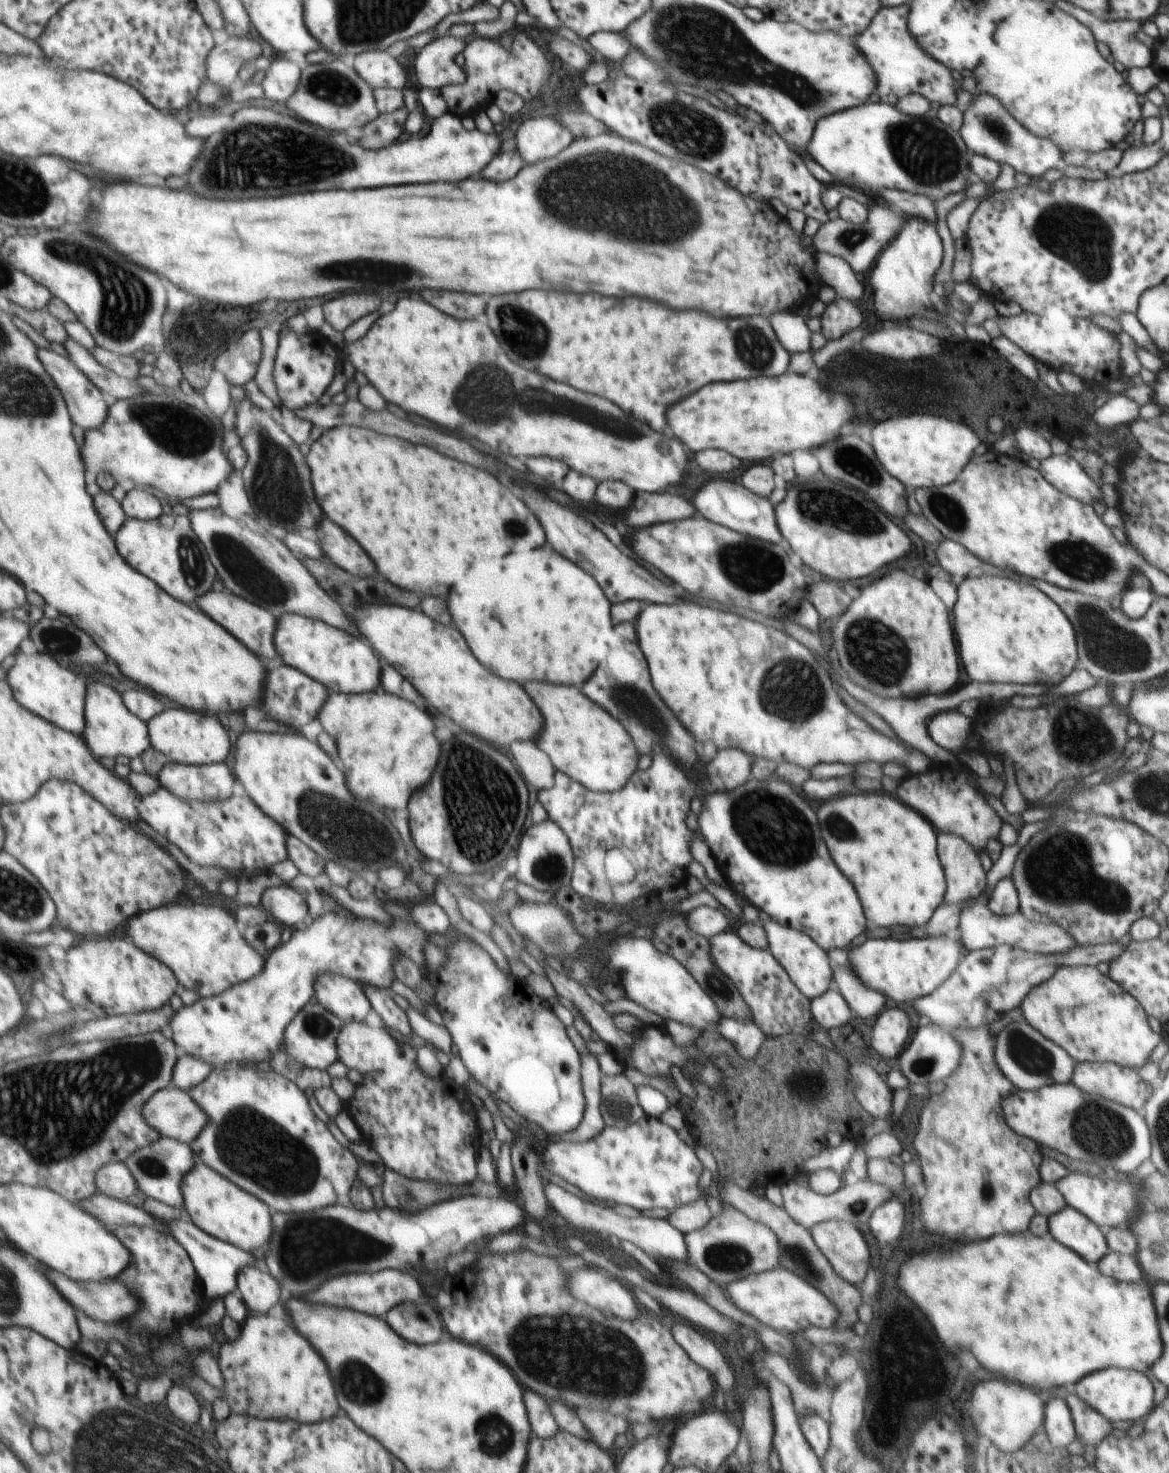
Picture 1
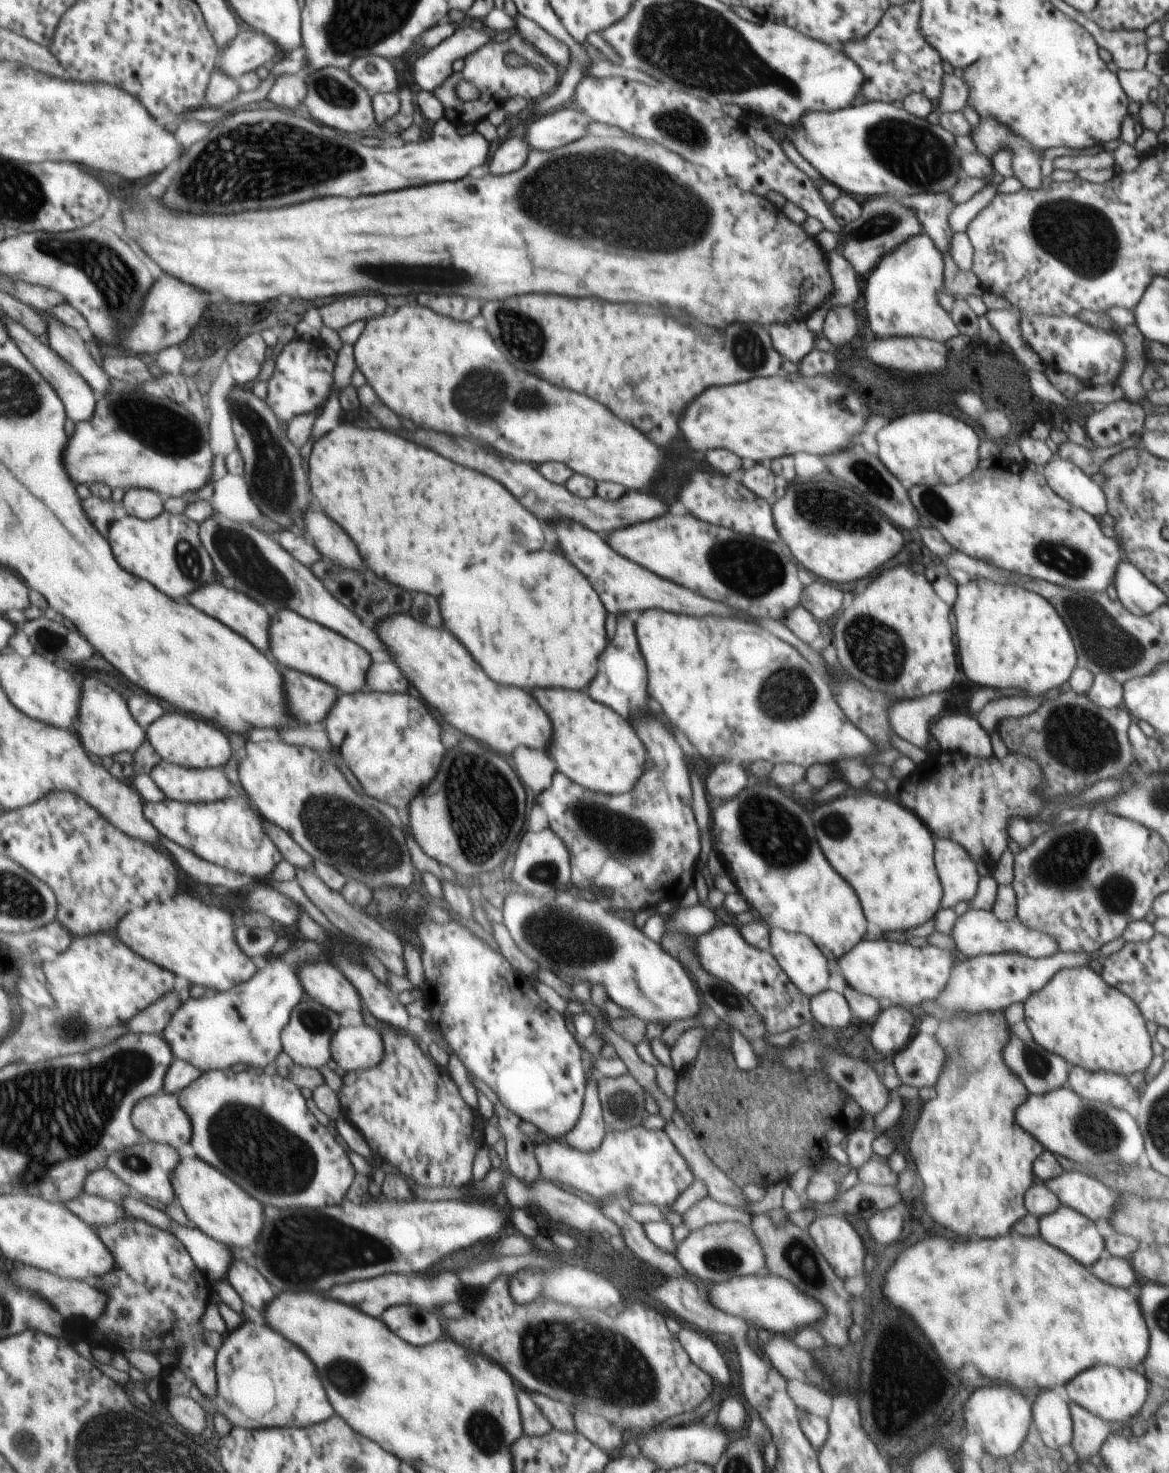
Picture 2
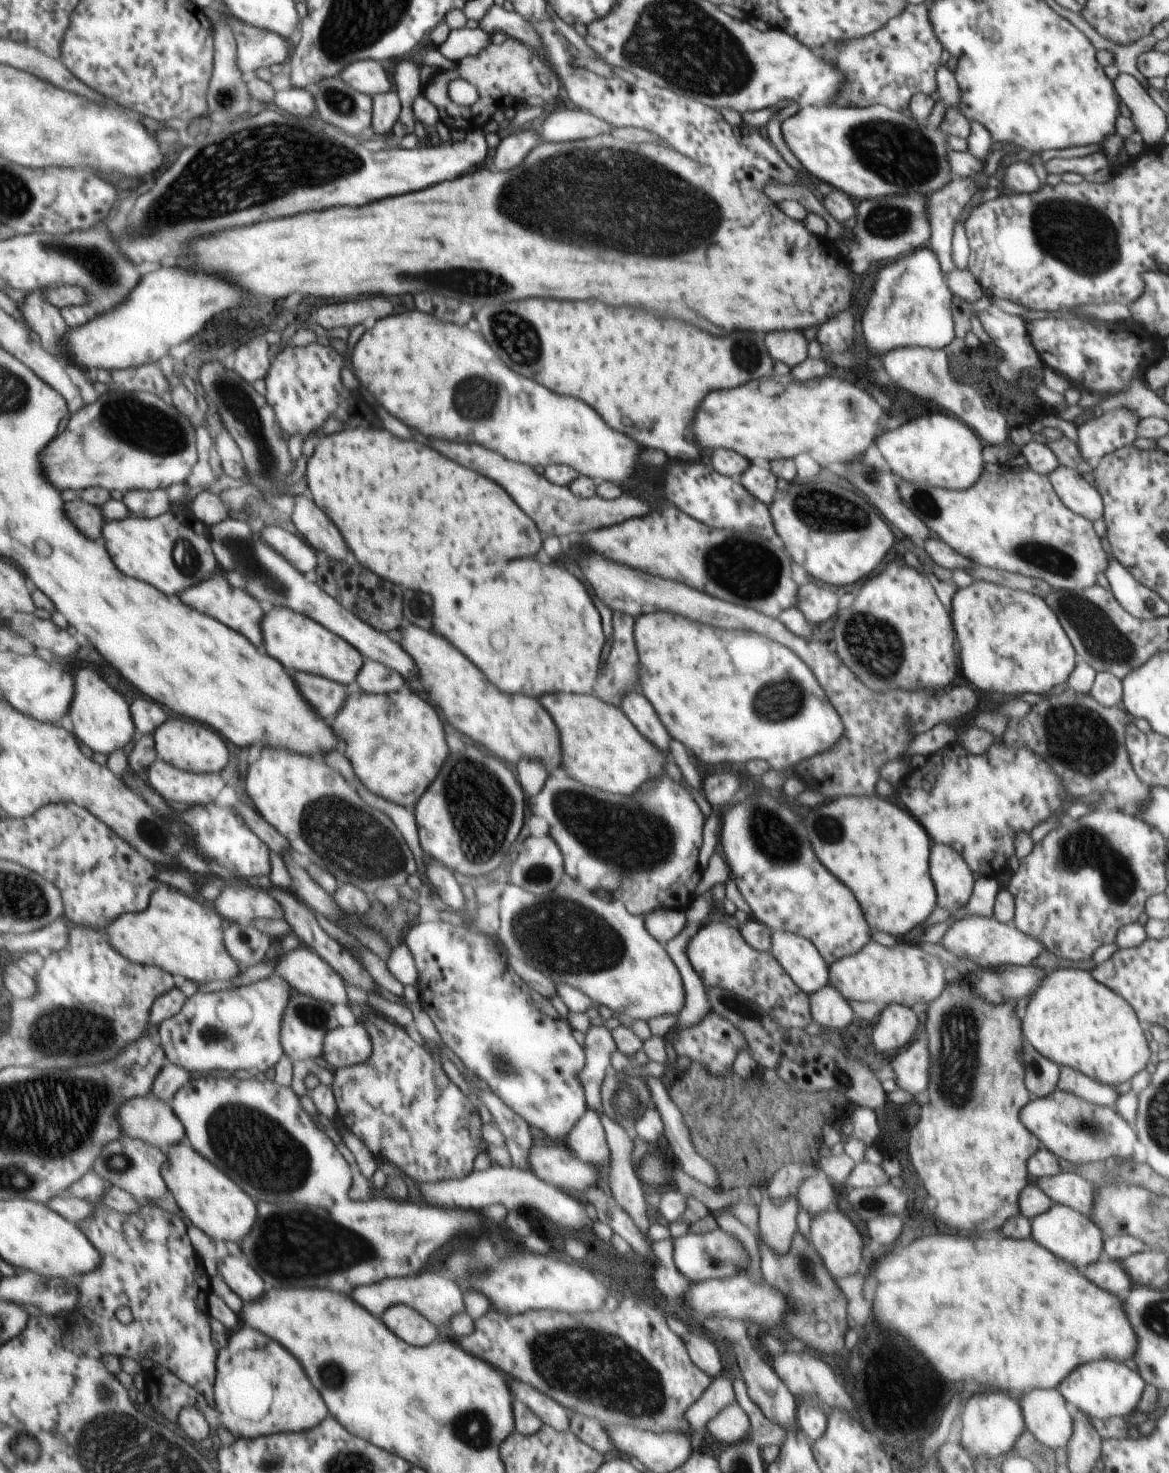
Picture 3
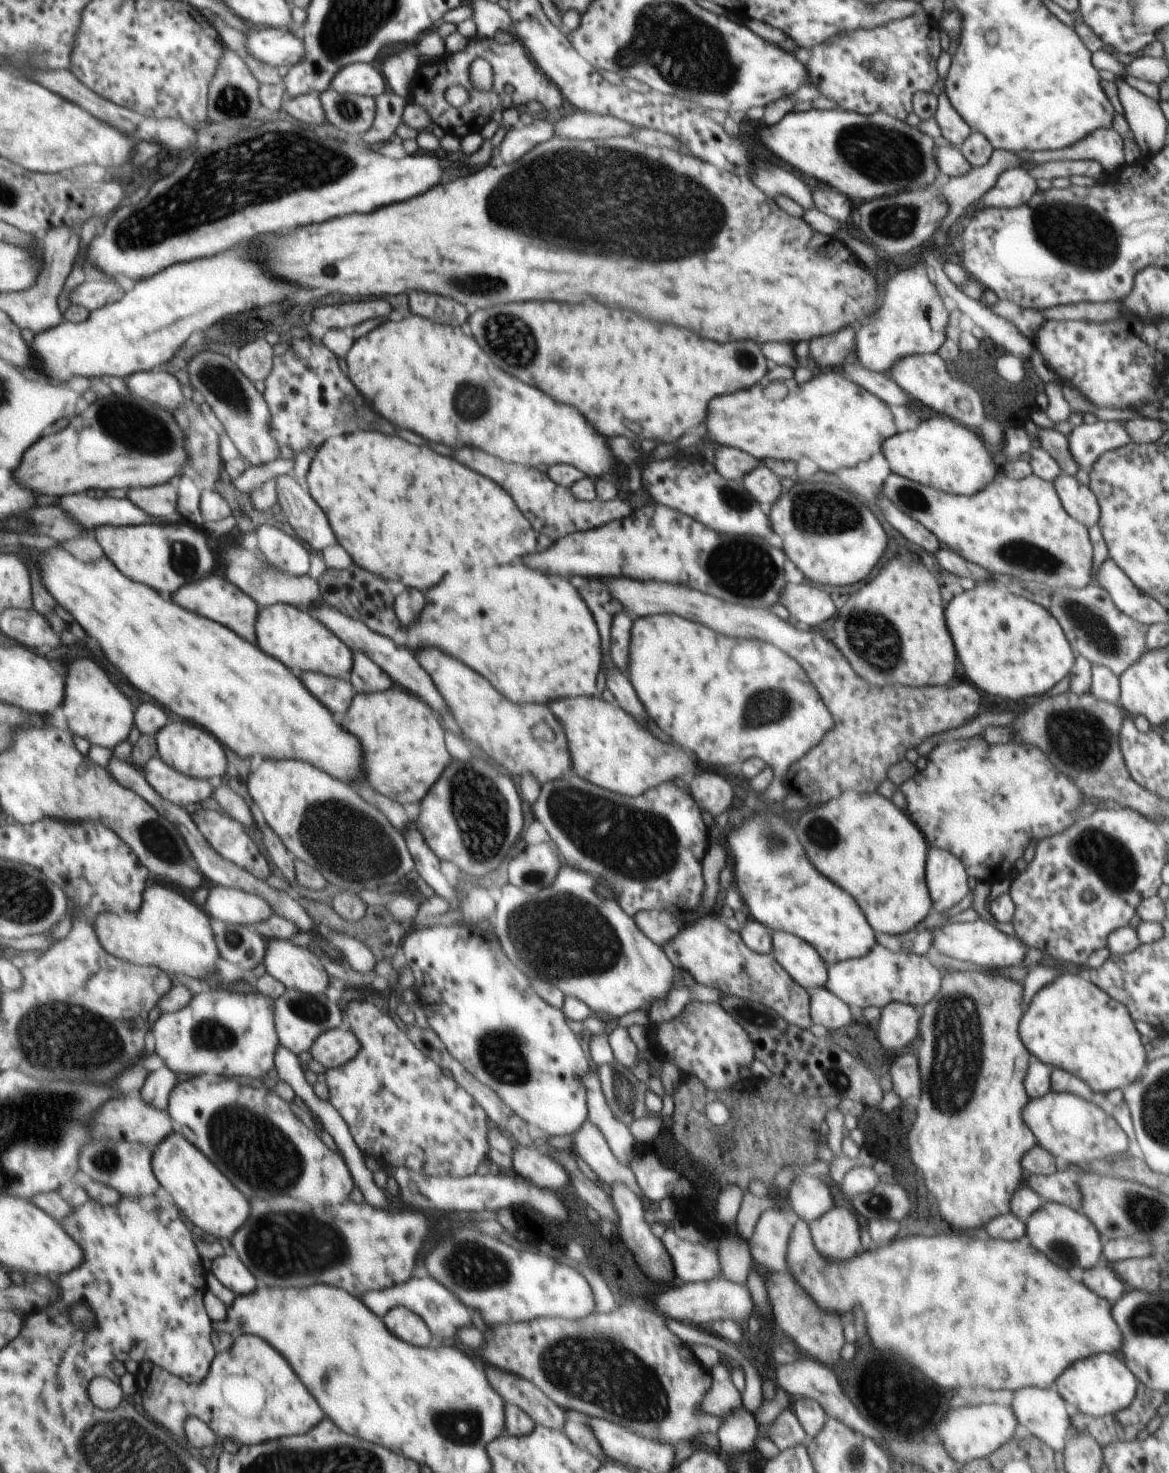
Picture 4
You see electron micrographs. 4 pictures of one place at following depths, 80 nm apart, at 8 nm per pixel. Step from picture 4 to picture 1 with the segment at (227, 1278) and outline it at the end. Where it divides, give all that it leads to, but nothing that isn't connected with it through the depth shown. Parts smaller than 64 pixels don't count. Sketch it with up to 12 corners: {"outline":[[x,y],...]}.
{"outline":[[243,1266],[238,1292],[252,1312],[280,1302],[280,1286],[270,1273]]}

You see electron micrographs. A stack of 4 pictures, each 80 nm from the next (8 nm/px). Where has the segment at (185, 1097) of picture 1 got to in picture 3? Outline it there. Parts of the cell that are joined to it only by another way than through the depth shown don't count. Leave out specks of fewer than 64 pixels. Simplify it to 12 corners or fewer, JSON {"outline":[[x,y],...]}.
{"outline":[[150,1094],[119,1106],[122,1137],[163,1152],[185,1139],[172,1104]]}

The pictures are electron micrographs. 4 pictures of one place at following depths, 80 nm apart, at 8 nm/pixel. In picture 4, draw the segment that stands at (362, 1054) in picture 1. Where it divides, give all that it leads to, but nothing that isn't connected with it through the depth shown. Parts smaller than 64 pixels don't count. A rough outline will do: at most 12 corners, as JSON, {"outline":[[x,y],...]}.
{"outline":[[341,1025],[319,1034],[309,1052],[327,1070],[353,1059],[360,1043]]}

